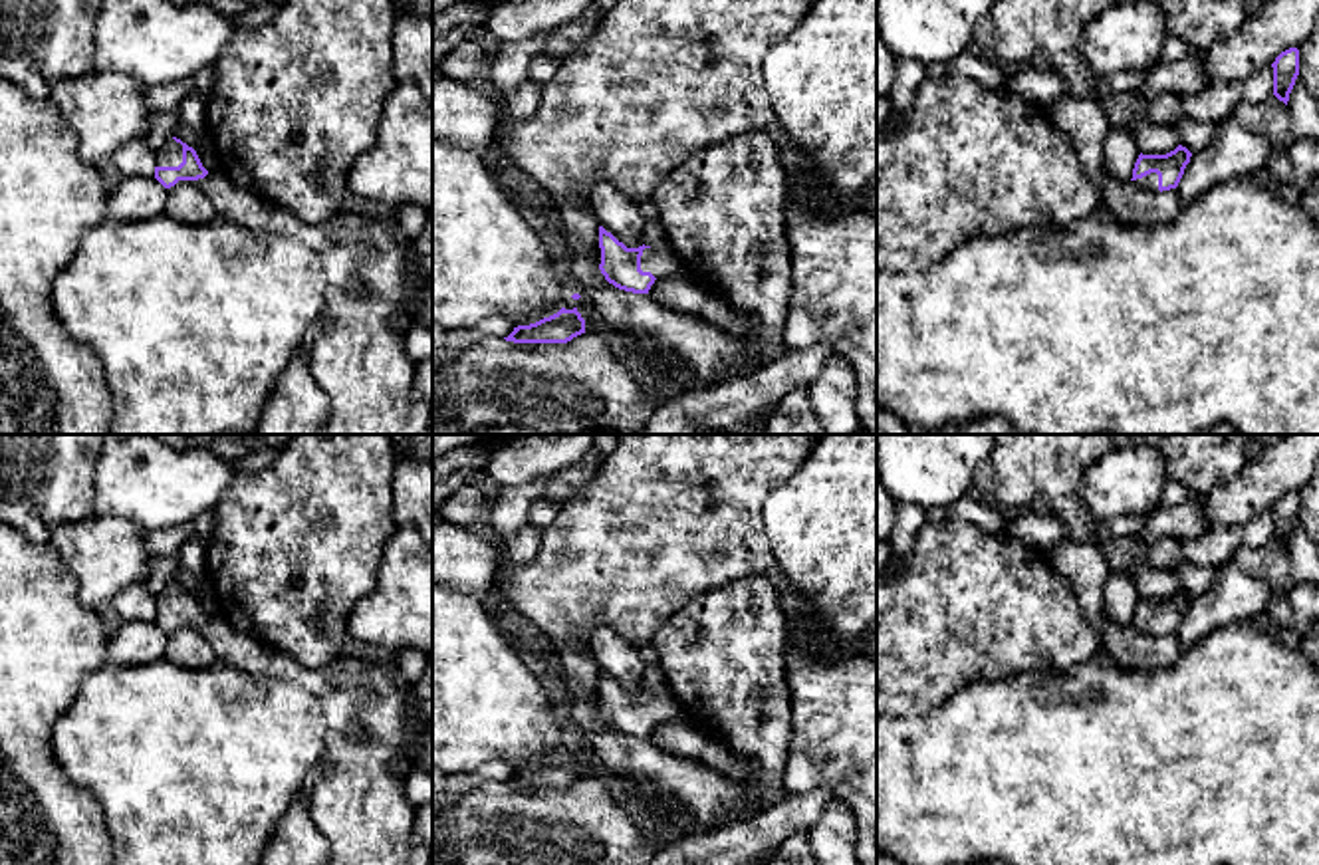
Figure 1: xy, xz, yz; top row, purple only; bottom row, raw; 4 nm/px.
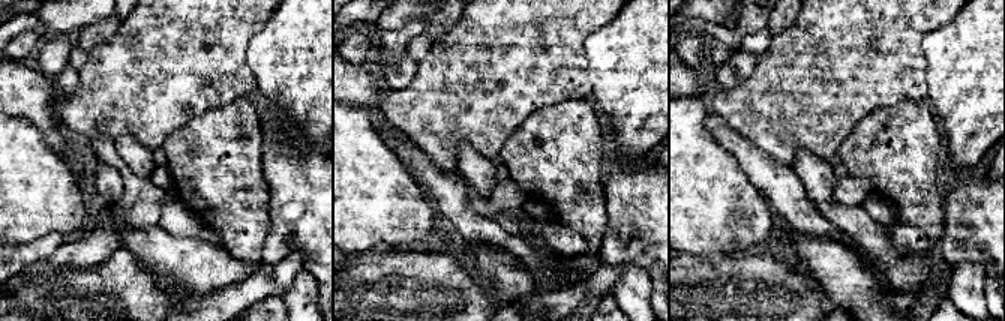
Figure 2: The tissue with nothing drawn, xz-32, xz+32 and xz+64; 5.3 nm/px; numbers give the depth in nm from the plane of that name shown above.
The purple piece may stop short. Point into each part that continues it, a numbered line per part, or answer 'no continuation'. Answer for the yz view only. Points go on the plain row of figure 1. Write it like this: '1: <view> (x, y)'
1: yz (1149, 627)

